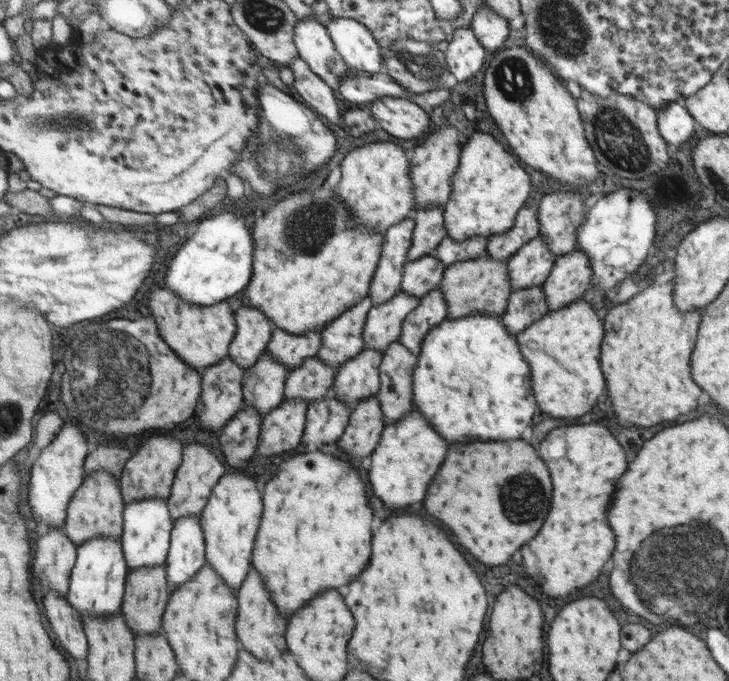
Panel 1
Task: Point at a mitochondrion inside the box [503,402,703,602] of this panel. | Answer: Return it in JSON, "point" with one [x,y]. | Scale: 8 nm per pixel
{"point":[654,542]}

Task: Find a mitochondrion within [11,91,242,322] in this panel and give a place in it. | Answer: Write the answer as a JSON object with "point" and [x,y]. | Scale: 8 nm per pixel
{"point":[60,122]}

